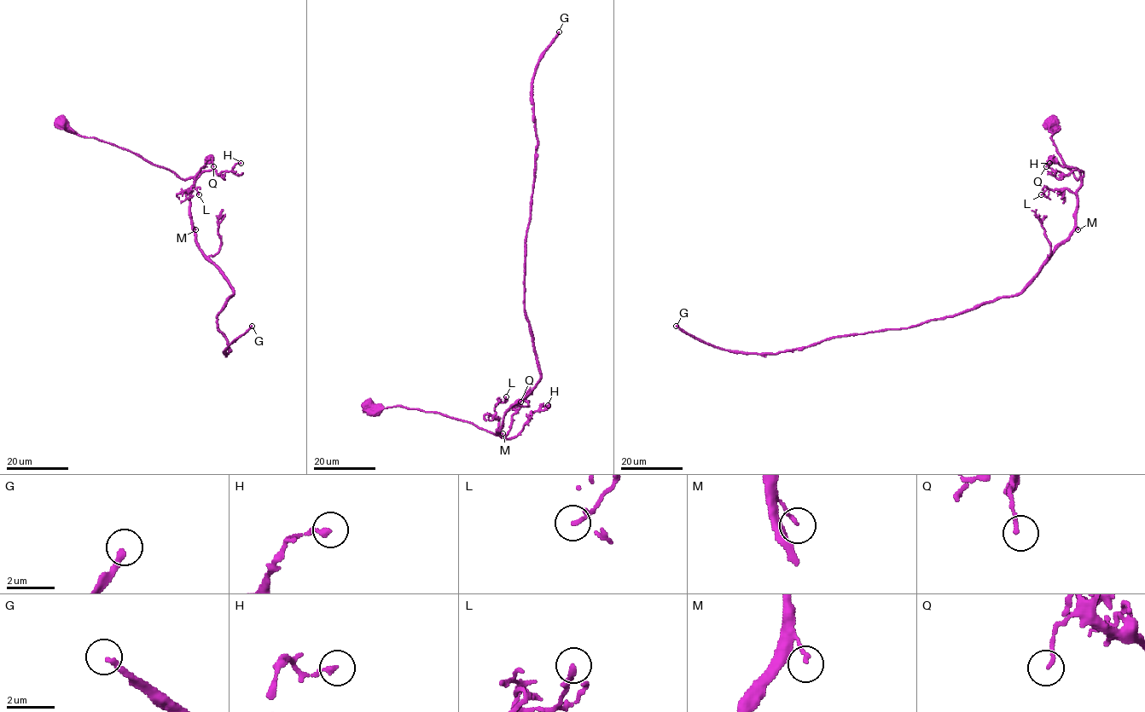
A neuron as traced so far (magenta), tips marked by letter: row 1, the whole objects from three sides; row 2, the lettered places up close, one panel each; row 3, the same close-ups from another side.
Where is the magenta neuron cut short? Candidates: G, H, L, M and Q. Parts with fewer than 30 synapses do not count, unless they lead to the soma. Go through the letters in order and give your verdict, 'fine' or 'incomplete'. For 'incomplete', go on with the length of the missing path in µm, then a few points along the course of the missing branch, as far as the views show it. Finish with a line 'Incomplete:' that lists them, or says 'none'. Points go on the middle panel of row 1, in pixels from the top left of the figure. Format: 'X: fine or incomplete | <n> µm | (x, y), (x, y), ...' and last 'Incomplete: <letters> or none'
G: incomplete | 120 µm
H: fine
L: fine
M: fine
Q: fine
Incomplete: G

